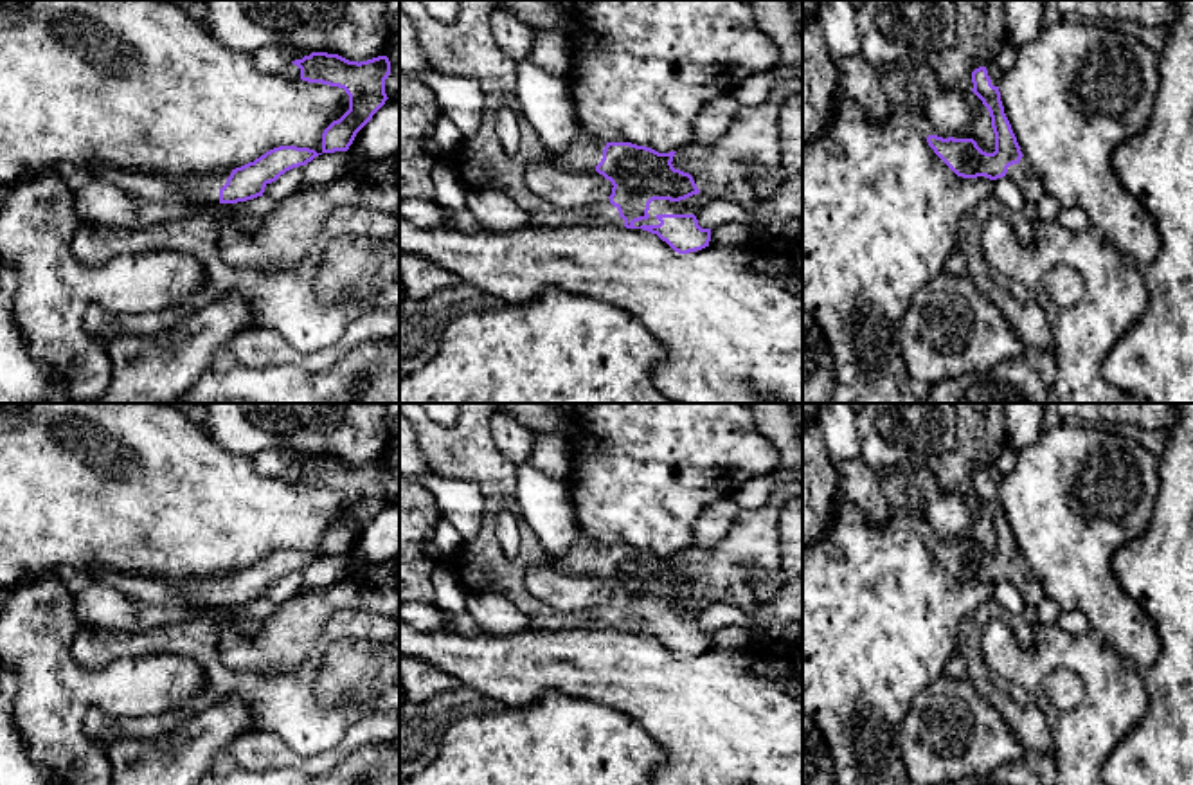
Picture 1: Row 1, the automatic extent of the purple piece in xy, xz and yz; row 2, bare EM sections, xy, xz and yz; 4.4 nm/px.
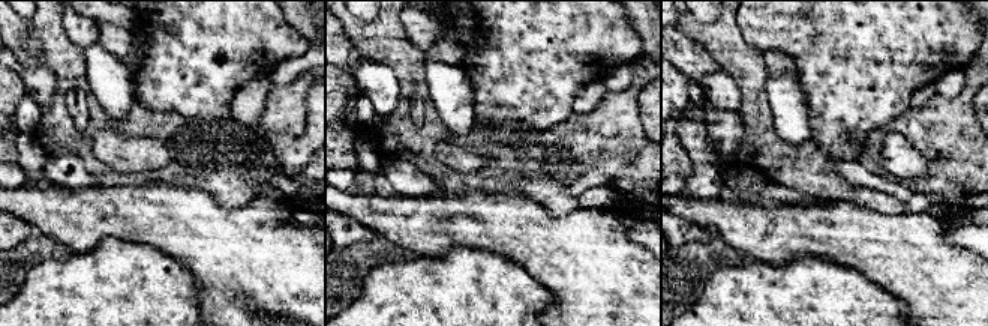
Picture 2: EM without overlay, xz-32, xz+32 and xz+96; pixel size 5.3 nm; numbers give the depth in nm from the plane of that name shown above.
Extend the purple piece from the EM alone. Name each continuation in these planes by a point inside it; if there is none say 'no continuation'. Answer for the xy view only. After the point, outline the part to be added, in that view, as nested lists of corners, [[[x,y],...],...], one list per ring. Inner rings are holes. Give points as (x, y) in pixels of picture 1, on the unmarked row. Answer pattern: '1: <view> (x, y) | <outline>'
1: xy (206, 591) | [[[221,573],[212,578],[187,578],[187,580],[175,580],[175,578],[155,578],[164,582],[169,589],[175,589],[187,600],[194,600],[205,603],[209,607],[220,605],[220,592],[227,587],[227,582],[232,574]]]

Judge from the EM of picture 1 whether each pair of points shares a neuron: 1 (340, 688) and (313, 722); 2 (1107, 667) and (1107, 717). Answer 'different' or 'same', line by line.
1: different
2: same

